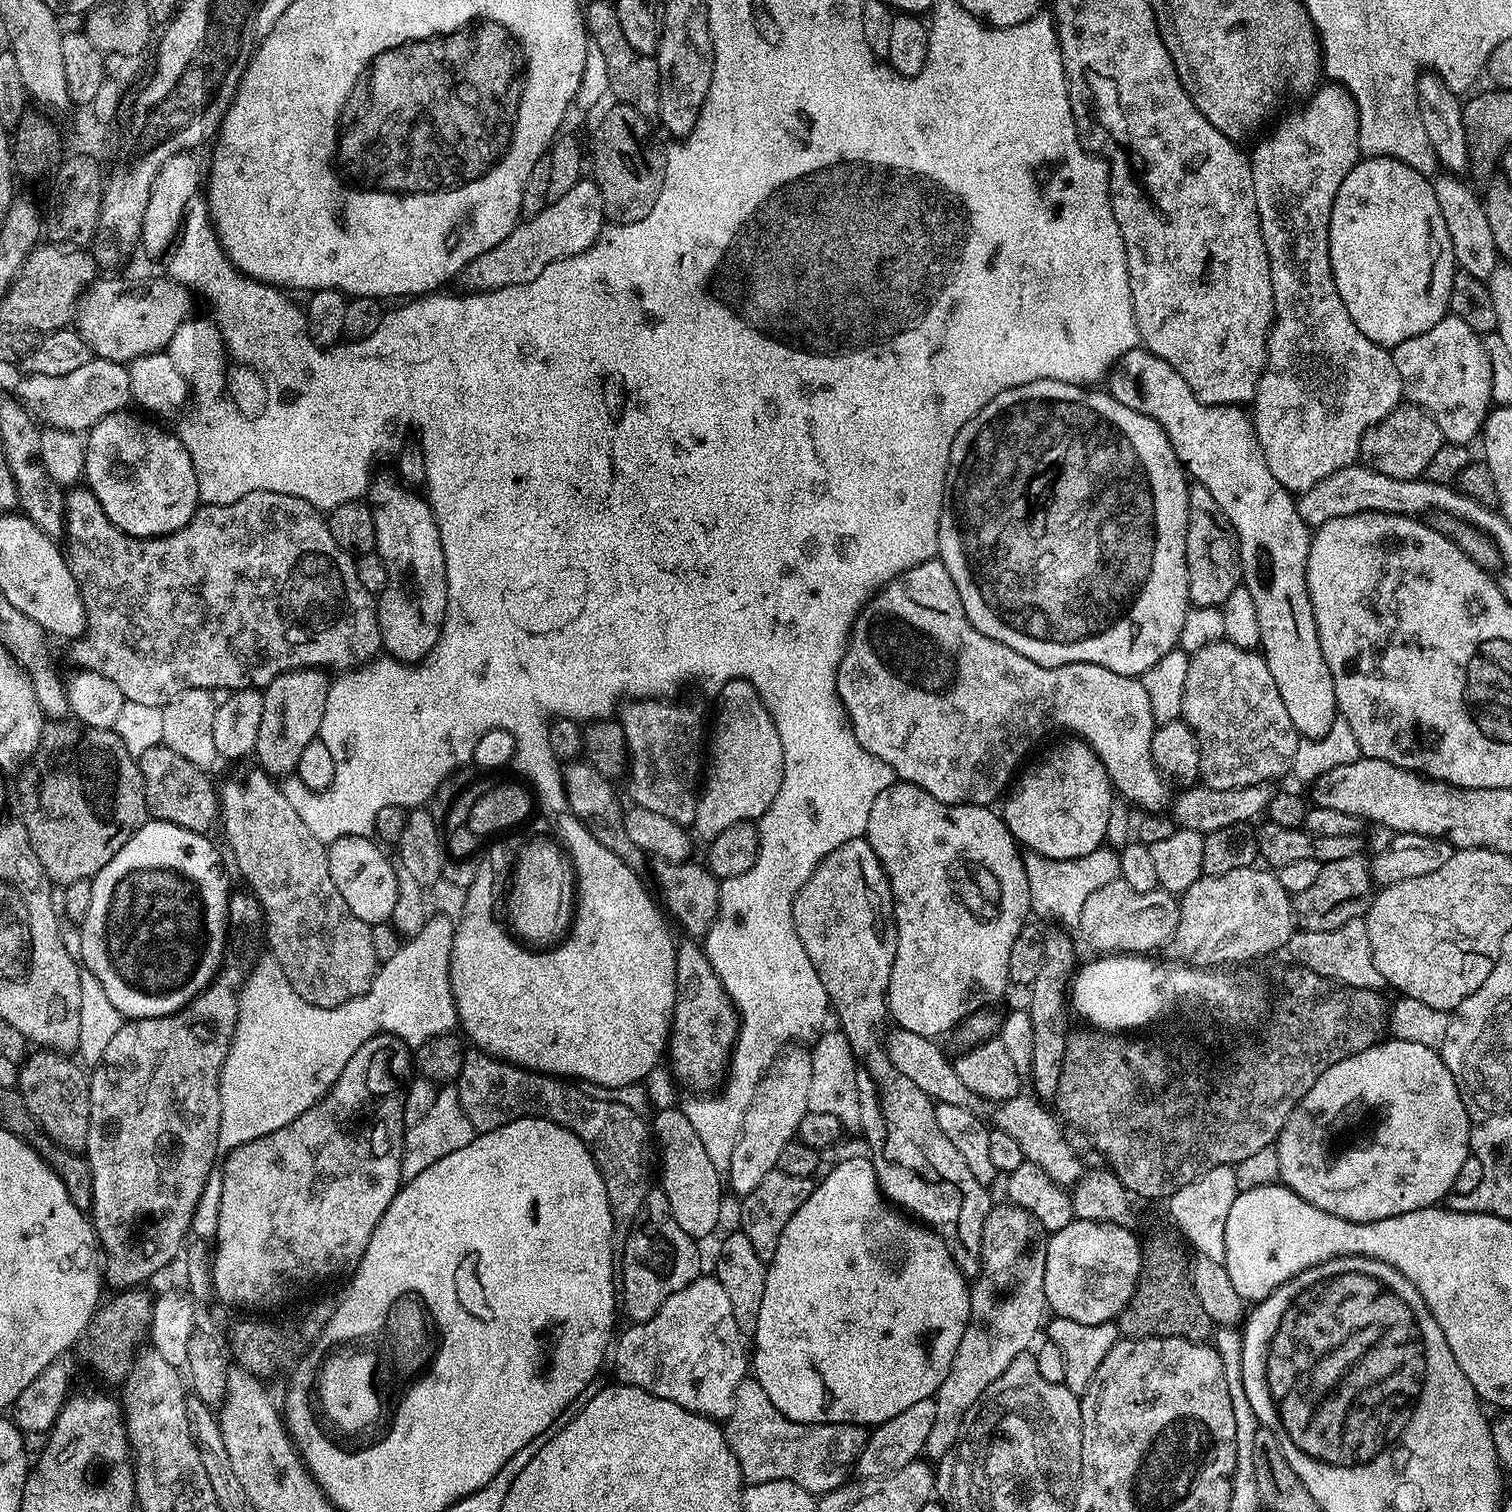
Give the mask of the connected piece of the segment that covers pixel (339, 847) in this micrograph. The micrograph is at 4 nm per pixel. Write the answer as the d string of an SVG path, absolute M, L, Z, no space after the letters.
M343 836L331 841L327 845L328 865L330 878L338 892L346 899L346 904L352 907L357 917L365 922L377 922L381 916L390 918L394 914L394 902L398 902L398 882L392 884L396 877L396 868L388 872L388 867L393 865L389 853L375 839L370 838L364 844L367 836Z

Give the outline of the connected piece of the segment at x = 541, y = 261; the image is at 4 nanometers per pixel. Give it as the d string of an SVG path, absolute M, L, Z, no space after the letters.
M582 178L558 200L551 201L532 218L523 219L516 228L498 243L467 265L464 278L477 291L492 291L500 288L528 284L555 261L567 256L576 256L596 243L606 220L604 200L595 181Z

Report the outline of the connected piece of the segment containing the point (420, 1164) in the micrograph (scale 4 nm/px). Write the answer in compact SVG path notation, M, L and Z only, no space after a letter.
M444 1086L437 1091L432 1105L415 1126L407 1126L402 1136L400 1150L400 1179L407 1182L426 1170L440 1158L445 1158L456 1150L470 1144L478 1134L477 1125L466 1118L465 1101L460 1101L460 1092L456 1086Z

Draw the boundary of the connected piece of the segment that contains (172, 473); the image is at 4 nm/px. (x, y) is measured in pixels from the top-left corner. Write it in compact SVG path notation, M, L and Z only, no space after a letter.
M102 418L87 433L86 446L91 448L92 452L85 450L84 473L86 480L96 480L96 486L92 493L97 496L98 502L102 506L104 513L110 518L114 526L118 526L127 536L139 536L141 538L151 538L154 536L167 536L164 531L167 528L170 534L179 533L181 530L176 524L184 529L190 522L198 505L201 503L198 494L198 482L194 472L188 470L188 453L185 456L178 454L176 444L142 444L142 432L122 432L122 428L116 428L120 424L116 418L114 420L105 420Z

